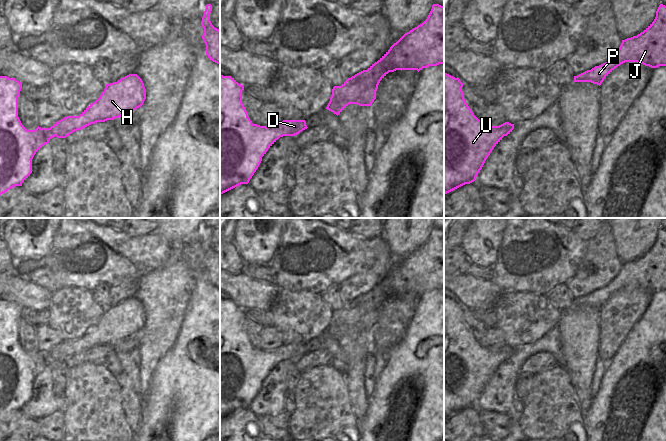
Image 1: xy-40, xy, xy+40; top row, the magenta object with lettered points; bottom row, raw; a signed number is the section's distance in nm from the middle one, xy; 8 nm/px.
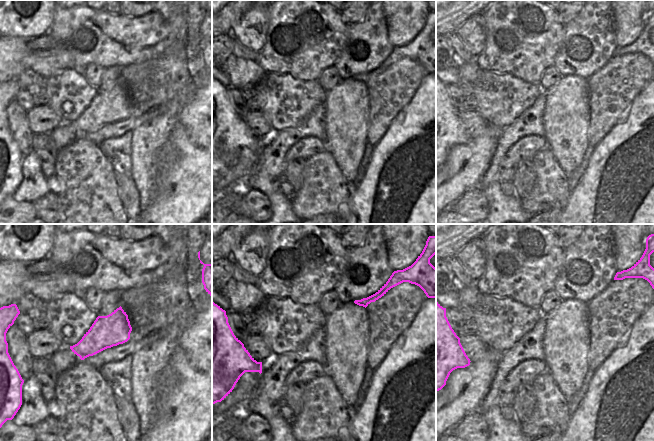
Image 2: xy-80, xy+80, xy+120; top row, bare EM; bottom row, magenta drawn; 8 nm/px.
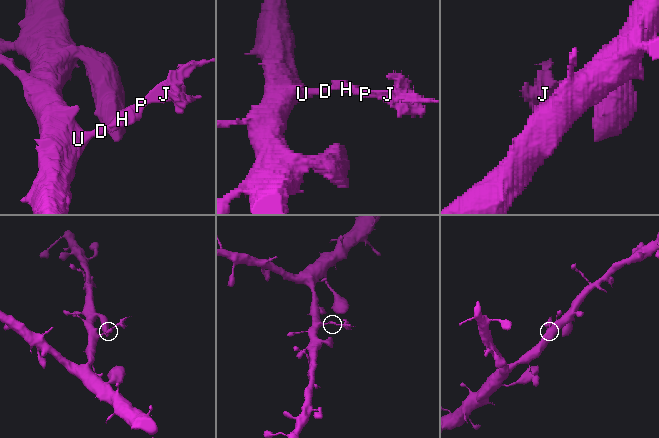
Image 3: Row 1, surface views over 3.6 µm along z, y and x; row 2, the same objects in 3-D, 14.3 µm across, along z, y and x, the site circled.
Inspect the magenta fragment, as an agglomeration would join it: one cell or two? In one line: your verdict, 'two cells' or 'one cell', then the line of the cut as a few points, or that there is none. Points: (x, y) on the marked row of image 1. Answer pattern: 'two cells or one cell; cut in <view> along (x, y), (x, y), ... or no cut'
two cells; cut in xy along (267, 126), (277, 131), (280, 136)

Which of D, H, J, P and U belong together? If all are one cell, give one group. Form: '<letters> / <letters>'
D H J P / U

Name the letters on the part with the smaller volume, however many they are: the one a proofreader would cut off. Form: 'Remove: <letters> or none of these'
Remove: D, H, J, P

